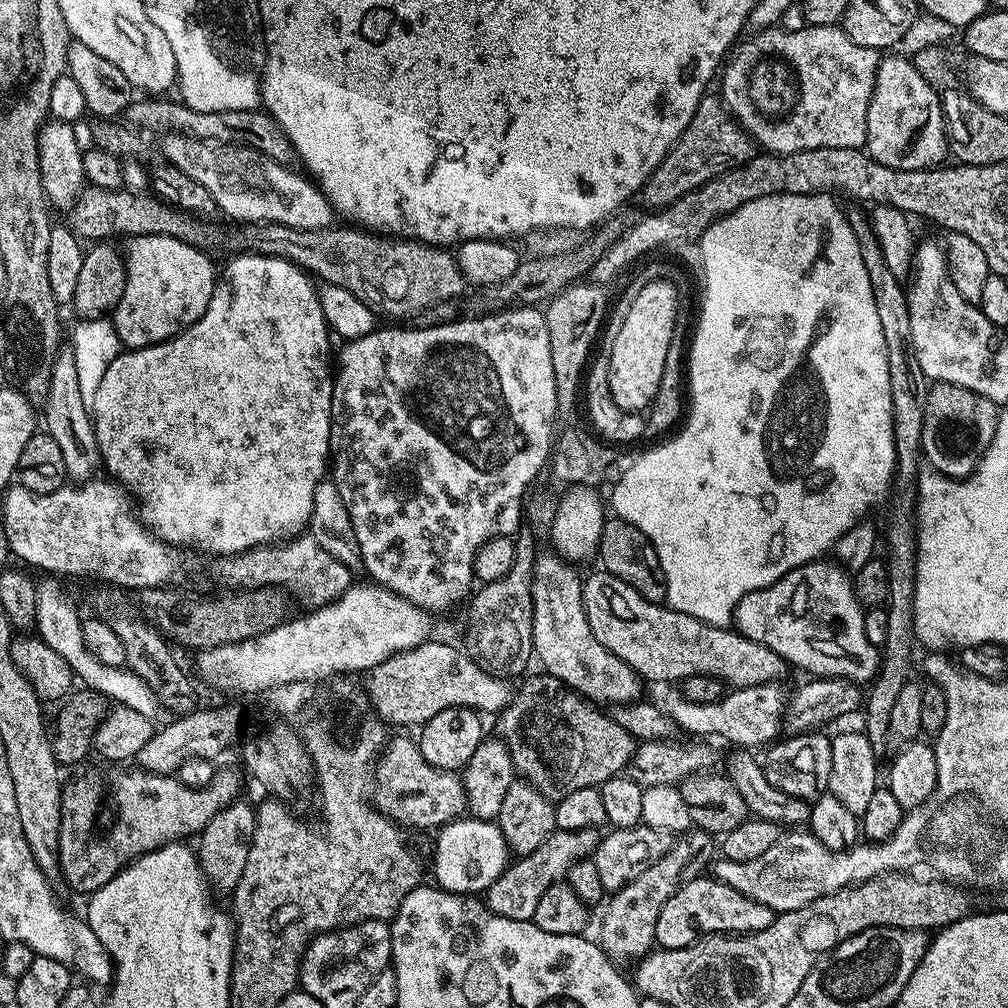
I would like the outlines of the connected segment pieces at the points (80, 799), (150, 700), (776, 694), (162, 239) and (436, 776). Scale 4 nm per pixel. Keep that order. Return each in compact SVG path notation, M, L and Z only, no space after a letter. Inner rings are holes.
M104 766L88 768L72 781L65 783L60 797L60 829L58 830L58 858L60 876L76 892L91 894L113 880L127 864L153 852L164 844L183 841L184 836L195 837L226 805L241 795L240 772L236 768L217 767L208 784L191 788L175 775L146 772L139 766Z
M44 578L39 581L36 589L36 627L35 635L40 637L47 646L50 646L55 653L60 654L62 658L72 667L72 674L75 679L83 685L87 691L97 692L105 700L121 708L138 710L138 714L150 718L154 722L164 722L169 719L169 709L164 707L164 703L146 686L146 682L138 674L129 670L128 667L119 668L118 666L108 666L98 662L94 654L84 641L84 620L78 609L72 605L72 600L68 597L68 592L60 584L61 581L56 578Z
M653 680L651 683L647 685L646 688L646 696L647 699L654 706L658 706L658 710L662 710L662 714L666 714L670 719L672 719L673 725L676 725L679 729L680 727L685 728L688 732L693 732L693 737L696 738L712 738L708 736L721 736L724 740L729 740L730 743L736 744L732 746L739 746L744 750L756 750L756 747L759 744L764 744L763 746L768 746L773 743L781 735L782 725L784 722L784 718L786 715L786 694L784 696L784 692L780 689L781 685L779 683L773 682L771 684L759 684L758 686L746 686L745 688L737 688L735 690L729 691L726 695L724 695L720 700L715 700L714 702L706 702L705 704L695 704L694 702L690 702L686 697L684 697L683 691L675 683L669 682L667 680Z
M134 236L127 241L128 252L123 253L126 266L126 290L118 302L110 319L121 345L125 349L145 348L151 344L160 344L177 336L189 328L202 314L206 314L206 306L210 306L210 298L216 289L218 268L212 265L212 260L205 249L196 248L192 244L182 242L173 236Z
M395 736L391 737L390 743L385 747L374 772L375 803L393 820L404 826L410 824L414 828L433 828L436 830L459 817L463 817L468 806L463 779L455 771L432 766L422 756L420 745L413 737L411 740L408 736Z

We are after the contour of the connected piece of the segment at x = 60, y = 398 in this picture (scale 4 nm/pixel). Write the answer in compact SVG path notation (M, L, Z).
M61 347L60 352L54 358L54 366L50 370L48 395L43 404L43 427L48 435L54 438L54 442L58 442L58 447L62 449L62 459L66 462L69 477L76 482L93 479L97 475L96 467L99 469L102 464L100 447L96 441L96 431L92 425L89 401L82 398L82 390L78 387L78 366L74 366L74 354L71 347Z

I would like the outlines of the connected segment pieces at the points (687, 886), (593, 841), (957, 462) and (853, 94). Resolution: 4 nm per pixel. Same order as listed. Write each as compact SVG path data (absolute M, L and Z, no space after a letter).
M701 878L681 884L680 888L658 914L656 923L656 944L662 948L685 948L697 939L700 930L755 930L770 926L774 919L771 908L762 906L762 902L754 902L754 898L746 898L746 894L738 894L730 886L726 886L715 878Z
M557 828L534 850L523 858L513 859L513 864L488 888L486 903L488 908L502 918L535 921L538 902L542 902L542 894L550 886L563 881L567 877L570 866L578 860L587 860L595 853L600 844L601 833L595 828L582 830L562 830Z
M950 382L929 383L921 434L922 456L927 467L933 472L941 472L943 476L948 476L951 480L963 480L965 476L976 471L976 467L984 456L984 451L994 438L999 417L997 404L982 398L982 394L974 394L974 390L966 390Z
M831 24L826 26L807 26L802 30L794 30L793 32L785 32L784 29L777 26L775 28L767 28L761 32L751 33L747 38L749 40L744 45L741 43L731 53L727 63L723 65L722 75L719 77L719 80L721 80L718 95L724 107L728 109L732 119L752 137L759 147L760 144L764 147L761 149L765 153L773 156L785 156L802 150L818 150L819 148L864 148L864 143L866 142L866 110L870 106L870 98L876 81L876 71L882 59L881 53L877 49L858 46L858 42L854 42L849 38L843 27Z

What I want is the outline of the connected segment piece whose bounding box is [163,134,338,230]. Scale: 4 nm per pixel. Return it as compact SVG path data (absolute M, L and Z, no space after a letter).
M168 134L163 140L163 157L167 163L206 186L217 209L232 220L241 220L244 226L281 224L298 230L318 230L333 227L335 220L332 219L337 219L338 213L332 203L307 175L291 172L293 169L289 165L274 162L274 158L266 158L266 154L258 150L183 134Z

